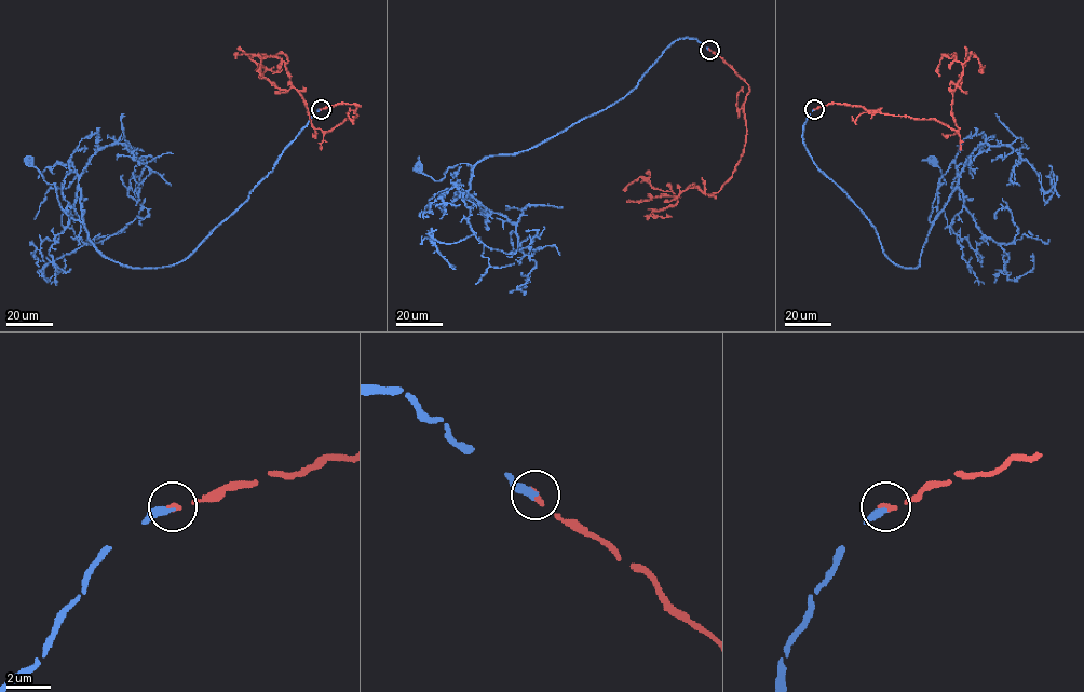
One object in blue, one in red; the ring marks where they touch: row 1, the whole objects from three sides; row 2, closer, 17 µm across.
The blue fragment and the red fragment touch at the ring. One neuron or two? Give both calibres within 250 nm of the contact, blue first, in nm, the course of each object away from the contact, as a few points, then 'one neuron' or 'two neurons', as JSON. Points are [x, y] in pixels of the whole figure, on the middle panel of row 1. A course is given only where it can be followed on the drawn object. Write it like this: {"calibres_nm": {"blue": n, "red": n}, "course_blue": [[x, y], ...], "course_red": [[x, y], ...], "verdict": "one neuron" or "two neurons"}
{"calibres_nm": {"blue": 320, "red": 180}, "course_blue": [[709, 50], [676, 40], [625, 95], [524, 150], [456, 164], [437, 181], [419, 167]], "course_red": [[709, 50], [749, 86], [745, 145], [716, 193], [687, 188], [677, 203], [650, 215], [672, 217]], "verdict": "one neuron"}

